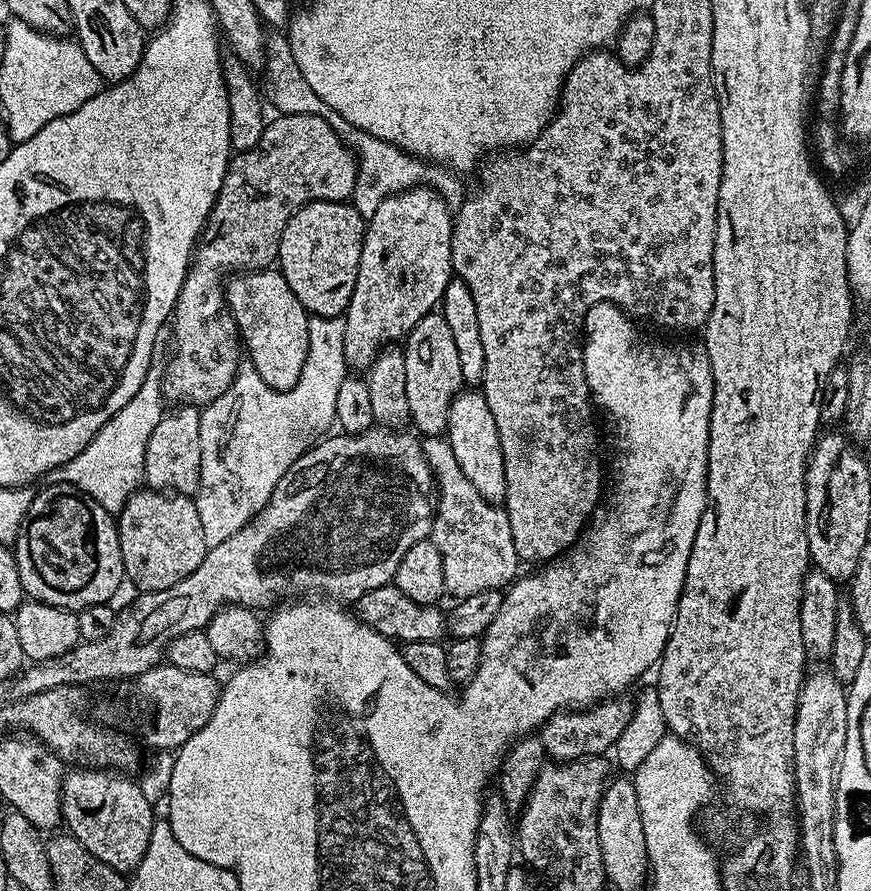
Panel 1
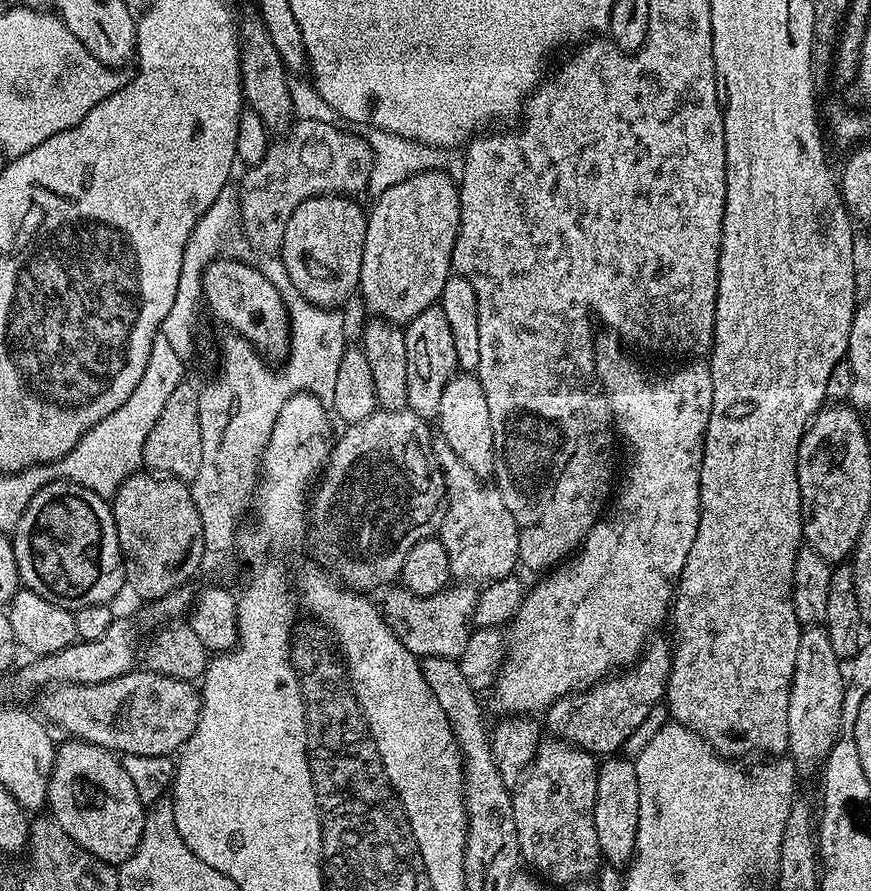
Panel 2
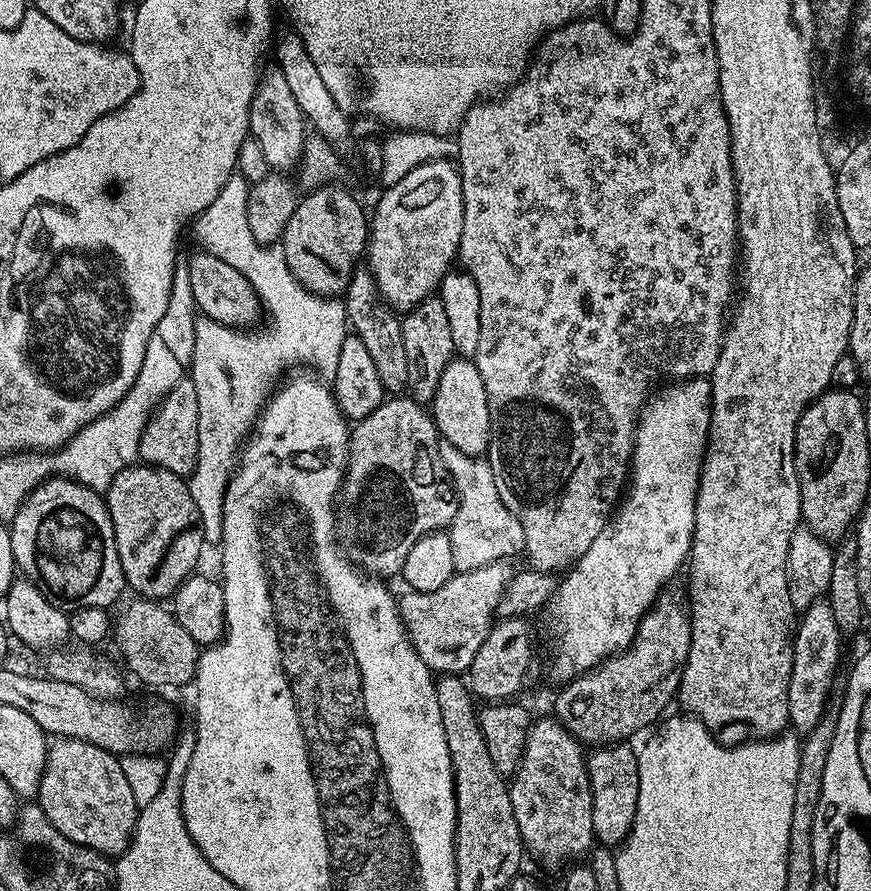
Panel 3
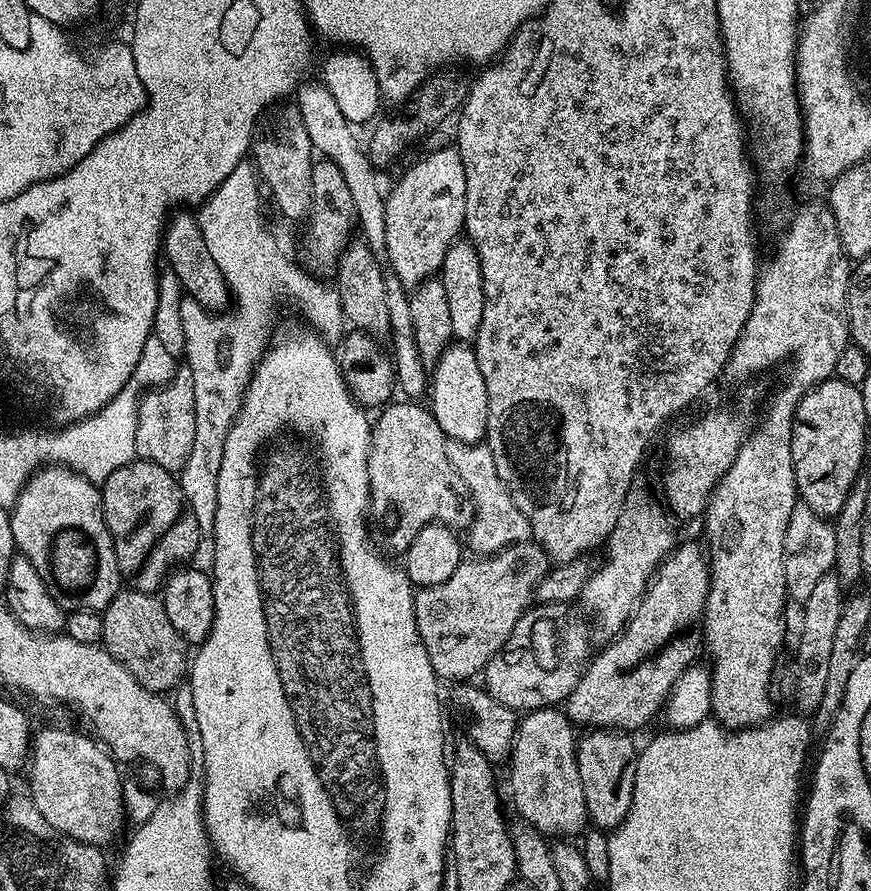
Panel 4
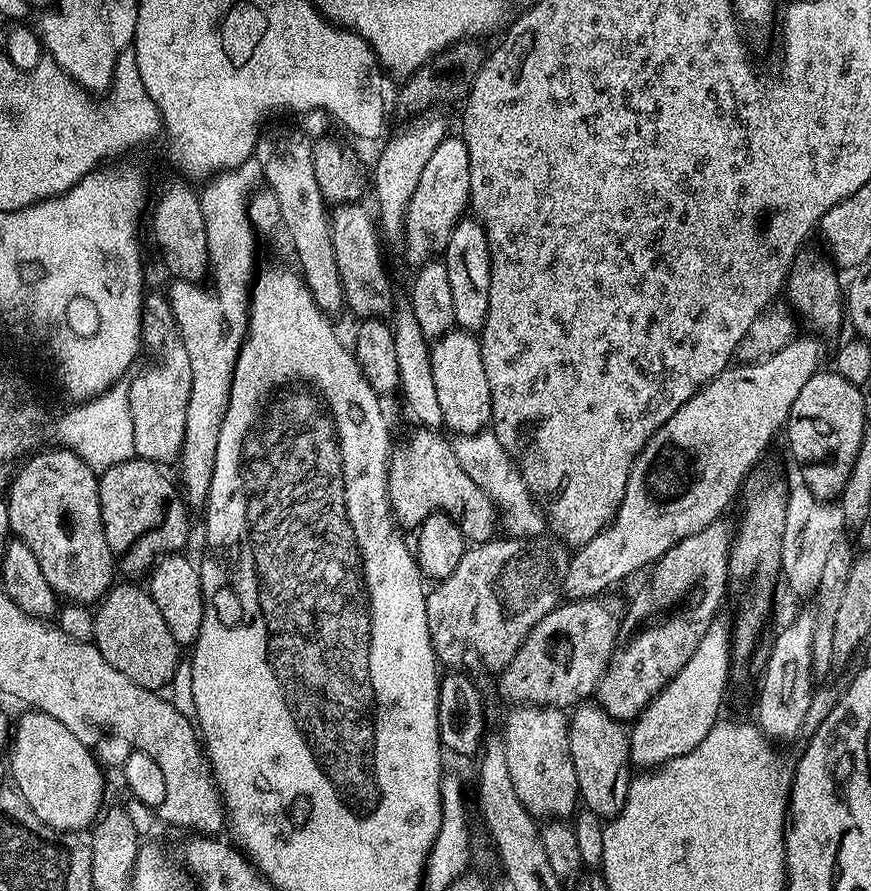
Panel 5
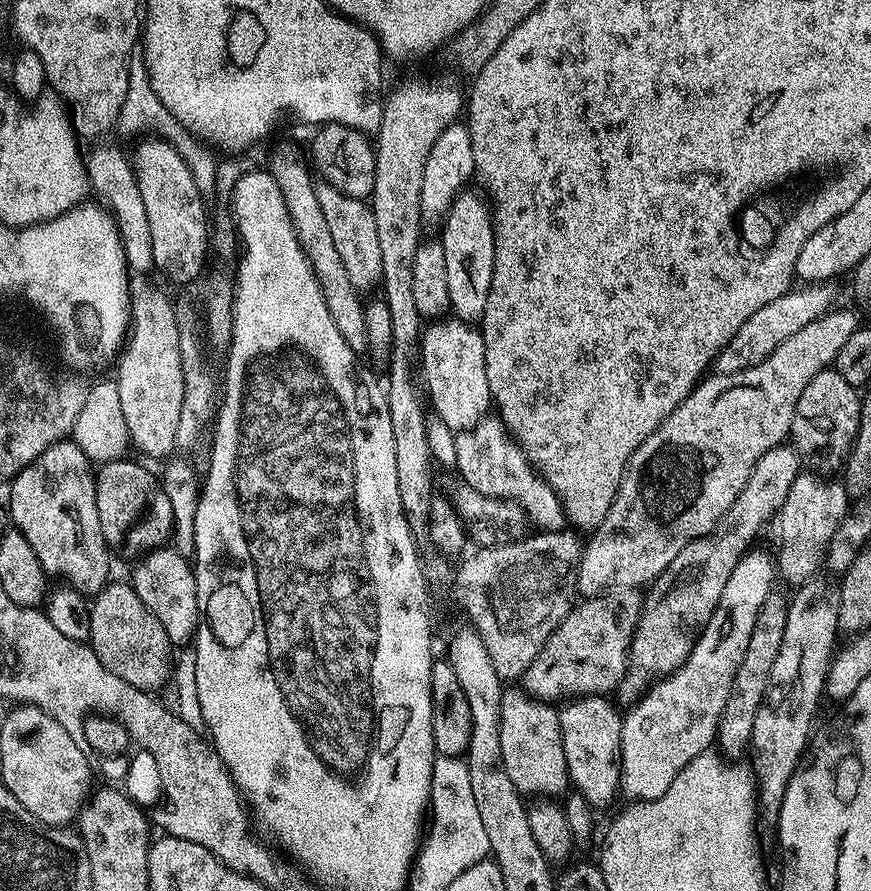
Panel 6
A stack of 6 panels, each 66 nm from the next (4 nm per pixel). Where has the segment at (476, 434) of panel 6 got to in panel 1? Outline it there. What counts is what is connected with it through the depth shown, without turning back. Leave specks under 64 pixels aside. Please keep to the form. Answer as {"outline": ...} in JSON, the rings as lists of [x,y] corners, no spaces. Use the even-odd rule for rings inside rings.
{"outline":[[[430,436],[423,441],[424,455],[438,481],[438,507],[434,512],[430,539],[442,554],[444,591],[449,597],[482,594],[491,588],[507,589],[517,579],[522,561],[514,550],[510,518],[499,503],[491,504],[485,493],[468,481],[461,461],[454,458],[447,439]]]}

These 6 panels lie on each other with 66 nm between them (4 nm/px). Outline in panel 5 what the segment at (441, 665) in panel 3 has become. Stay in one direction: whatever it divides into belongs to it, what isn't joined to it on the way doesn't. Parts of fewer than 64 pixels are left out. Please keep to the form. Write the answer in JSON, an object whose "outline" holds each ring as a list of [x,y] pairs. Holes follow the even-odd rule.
{"outline":[[[541,534],[535,538],[493,538],[469,547],[458,562],[458,570],[439,581],[427,593],[426,635],[432,639],[432,648],[441,665],[460,666],[467,652],[473,652],[488,668],[502,670],[518,654],[530,630],[562,600],[564,571],[568,568],[569,545],[559,538]]]}

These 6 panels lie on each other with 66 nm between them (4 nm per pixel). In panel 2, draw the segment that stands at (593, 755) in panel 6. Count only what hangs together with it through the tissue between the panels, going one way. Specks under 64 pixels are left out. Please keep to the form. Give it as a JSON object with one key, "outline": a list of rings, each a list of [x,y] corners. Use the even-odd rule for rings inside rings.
{"outline":[[[613,754],[599,761],[596,773],[598,774],[598,794],[594,798],[594,830],[598,830],[598,846],[601,857],[611,867],[623,869],[631,860],[636,849],[638,838],[638,774],[636,773],[635,759],[623,760],[623,755]]]}

